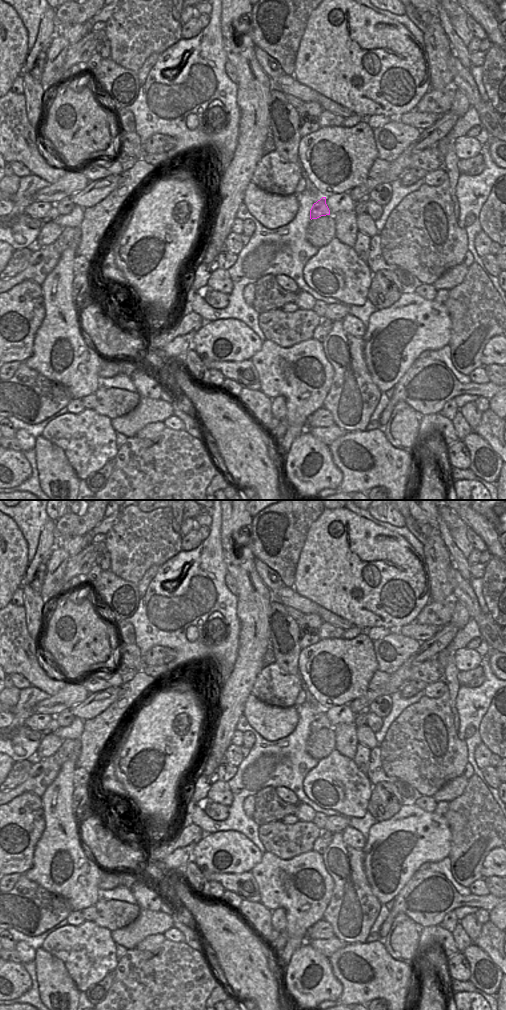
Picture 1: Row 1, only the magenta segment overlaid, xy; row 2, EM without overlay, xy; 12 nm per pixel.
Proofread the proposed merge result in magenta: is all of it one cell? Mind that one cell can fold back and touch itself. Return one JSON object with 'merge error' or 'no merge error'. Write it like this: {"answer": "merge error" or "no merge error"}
{"answer": "no merge error"}

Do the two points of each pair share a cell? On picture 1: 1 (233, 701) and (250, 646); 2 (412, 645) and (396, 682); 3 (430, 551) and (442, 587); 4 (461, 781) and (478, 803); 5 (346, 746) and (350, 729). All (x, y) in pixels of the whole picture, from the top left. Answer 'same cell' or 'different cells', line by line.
1: same cell
2: different cells
3: same cell
4: different cells
5: same cell

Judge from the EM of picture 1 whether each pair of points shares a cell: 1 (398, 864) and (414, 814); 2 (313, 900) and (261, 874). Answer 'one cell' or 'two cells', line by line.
1: one cell
2: one cell

